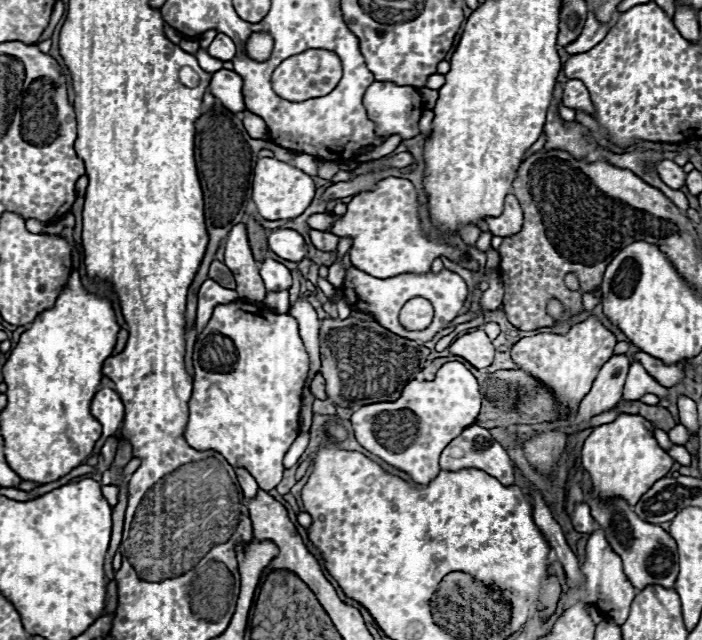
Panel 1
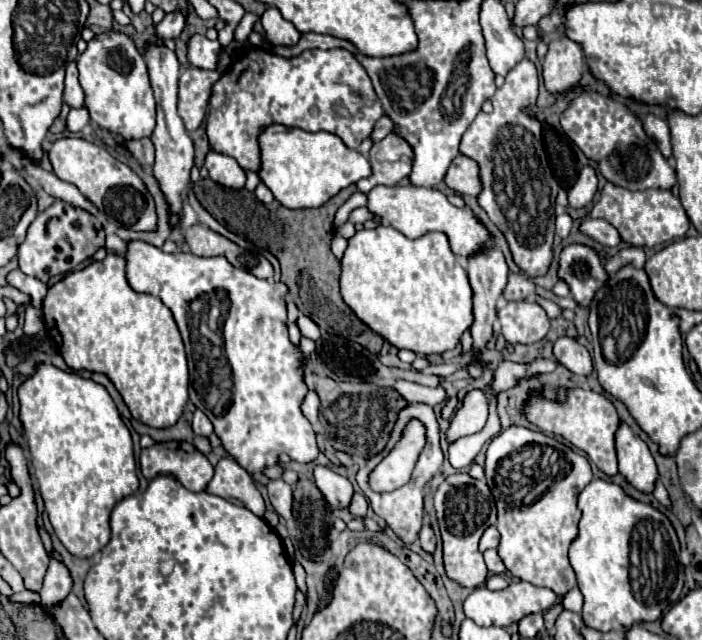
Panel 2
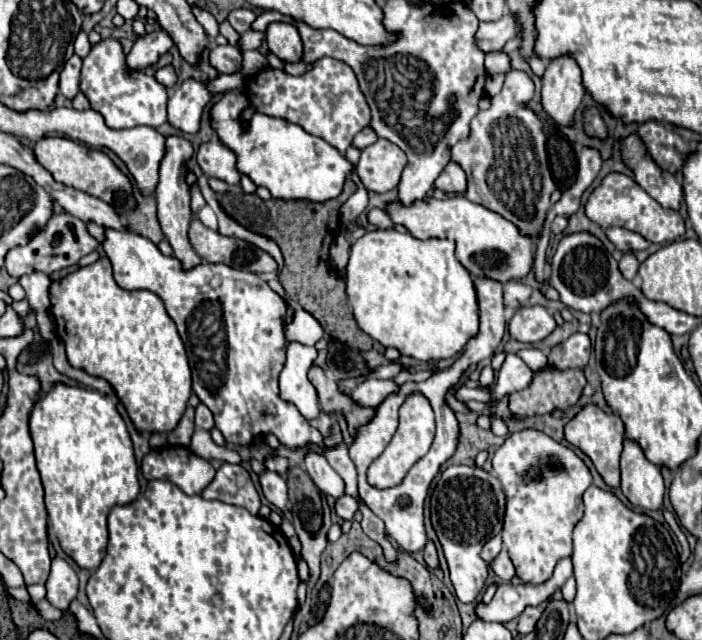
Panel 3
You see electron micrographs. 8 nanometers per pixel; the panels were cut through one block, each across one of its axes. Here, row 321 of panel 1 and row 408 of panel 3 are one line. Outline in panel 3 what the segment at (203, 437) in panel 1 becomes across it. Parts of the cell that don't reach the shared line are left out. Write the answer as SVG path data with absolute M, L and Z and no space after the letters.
M106 228L106 230L104 230L104 240L102 240L100 244L102 244L102 248L104 248L108 260L114 264L112 272L114 272L114 280L116 280L116 284L118 284L120 288L124 288L124 290L150 290L150 292L154 292L156 296L160 296L160 298L164 300L166 310L168 310L170 318L174 320L174 324L178 326L178 334L180 334L180 338L182 338L182 342L184 342L184 346L186 346L186 352L188 352L188 360L190 360L190 368L192 368L192 382L194 382L194 384L192 384L192 390L198 394L200 402L206 404L206 406L212 410L214 420L216 420L216 428L224 434L224 438L226 438L228 444L232 444L232 446L248 446L252 438L268 436L270 432L274 432L274 434L278 436L278 440L282 440L282 442L288 444L288 446L308 446L308 444L318 444L318 446L320 446L320 444L322 444L322 434L306 422L306 418L296 410L294 404L284 402L284 400L278 396L278 374L280 374L280 370L282 370L282 366L284 366L284 360L286 360L284 318L286 318L286 306L288 306L288 304L284 302L284 298L282 298L280 294L276 294L276 292L266 284L264 278L260 278L258 274L252 274L252 272L234 270L234 268L230 268L230 266L226 266L226 264L200 264L200 266L196 266L194 270L188 270L188 272L186 272L186 270L182 270L180 262L178 262L174 256L164 256L164 254L156 248L156 244L152 244L150 240L144 240L144 236L130 234L130 232L118 232L118 230L112 230L112 228Z

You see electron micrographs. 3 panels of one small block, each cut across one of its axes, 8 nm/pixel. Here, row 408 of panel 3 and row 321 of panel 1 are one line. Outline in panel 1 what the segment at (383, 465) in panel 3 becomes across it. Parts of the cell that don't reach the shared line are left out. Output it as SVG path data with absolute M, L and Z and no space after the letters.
M412 298L400 310L400 324L408 330L424 330L432 322L434 310L432 304L424 298Z

